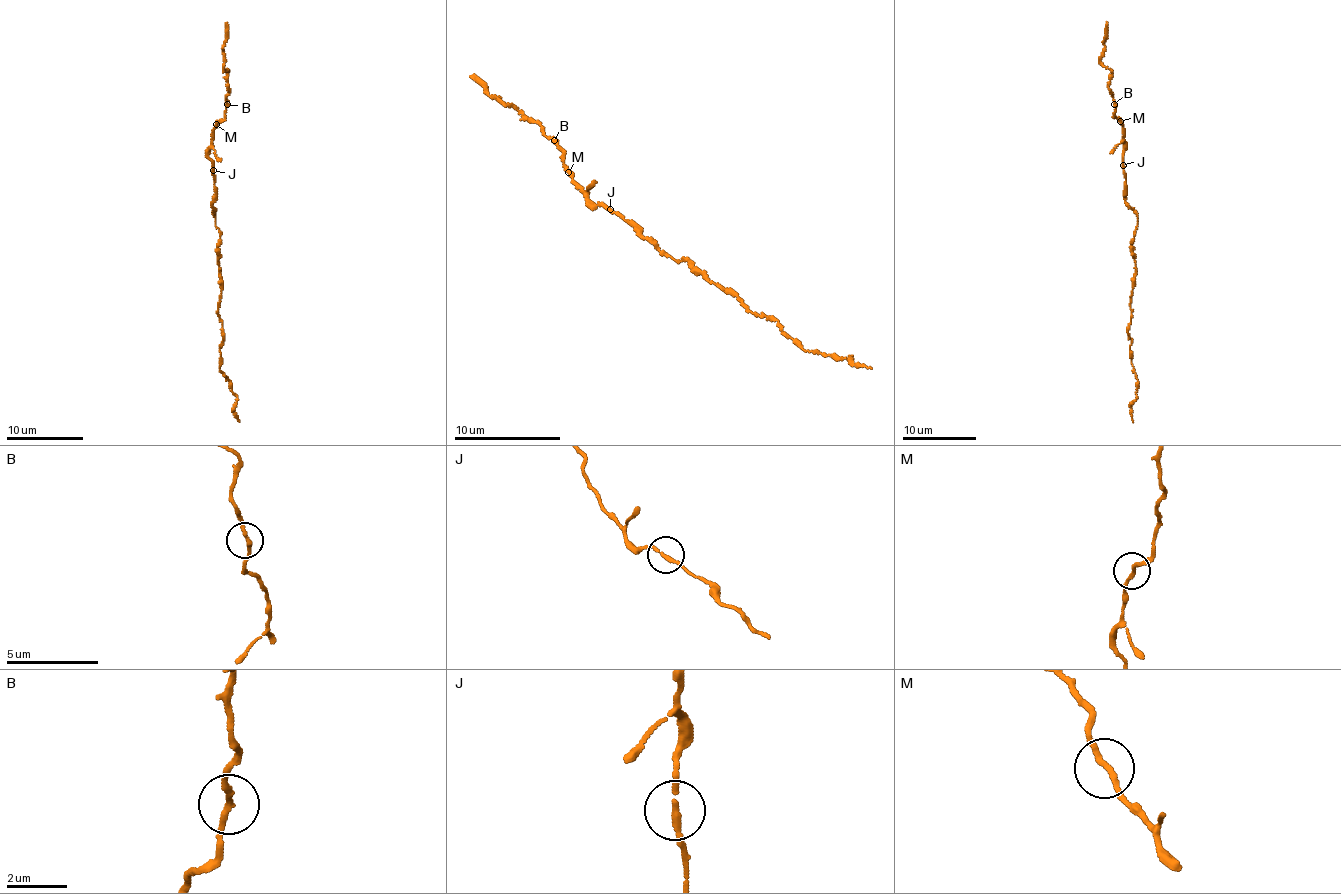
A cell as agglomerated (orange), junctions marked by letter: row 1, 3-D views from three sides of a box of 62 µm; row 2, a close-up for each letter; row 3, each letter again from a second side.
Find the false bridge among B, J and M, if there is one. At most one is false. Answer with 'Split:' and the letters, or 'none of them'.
Split: none of them

